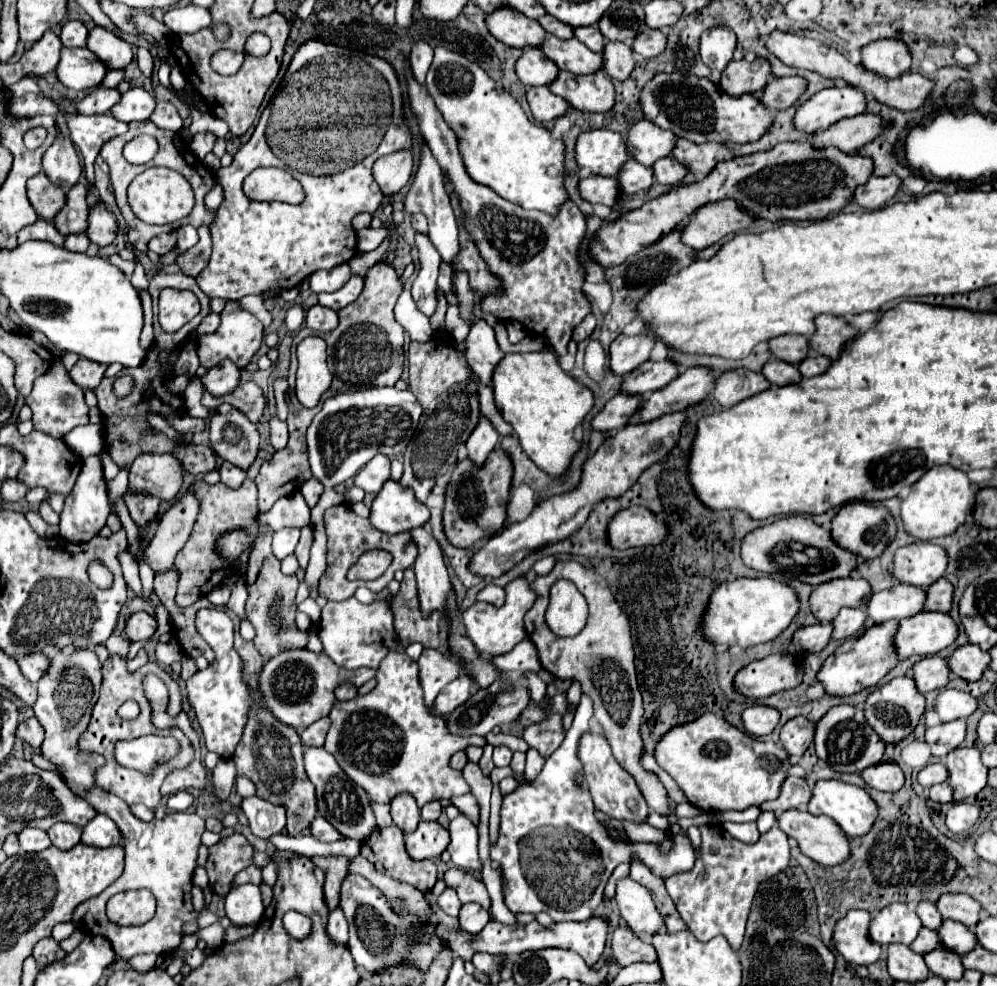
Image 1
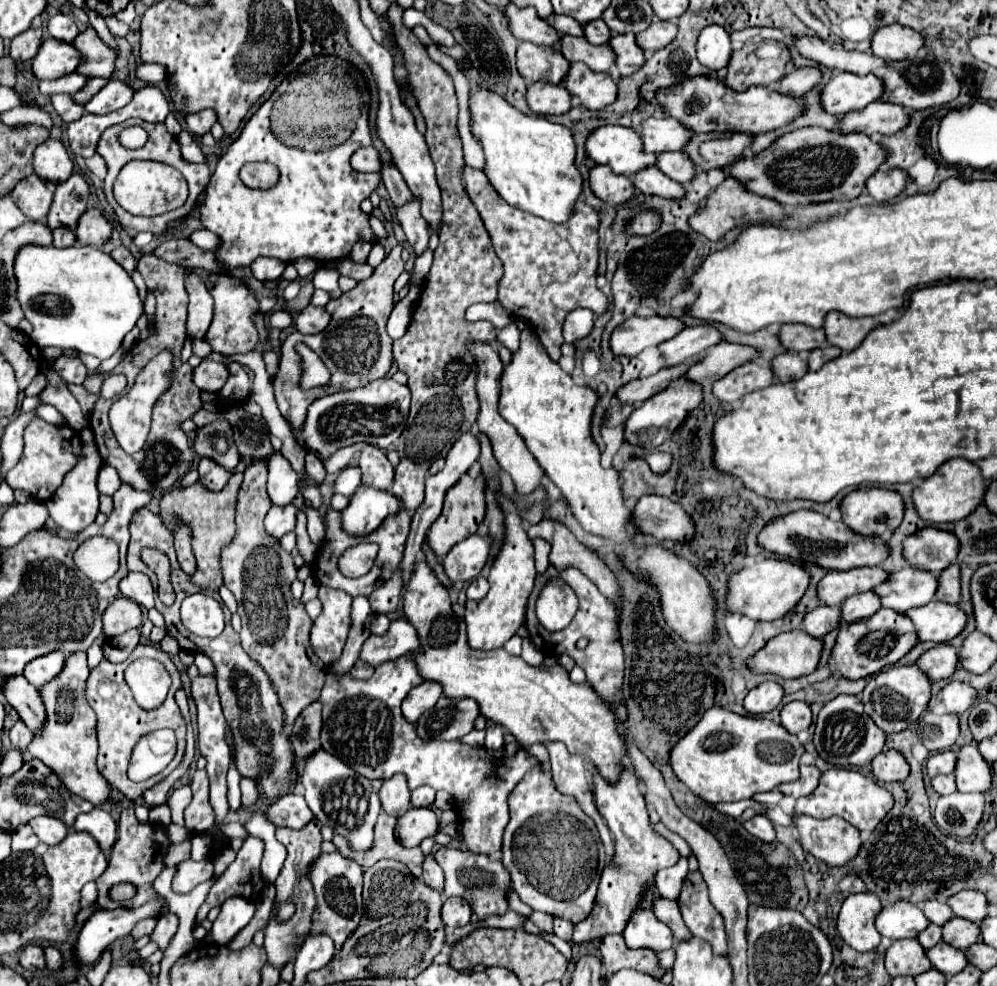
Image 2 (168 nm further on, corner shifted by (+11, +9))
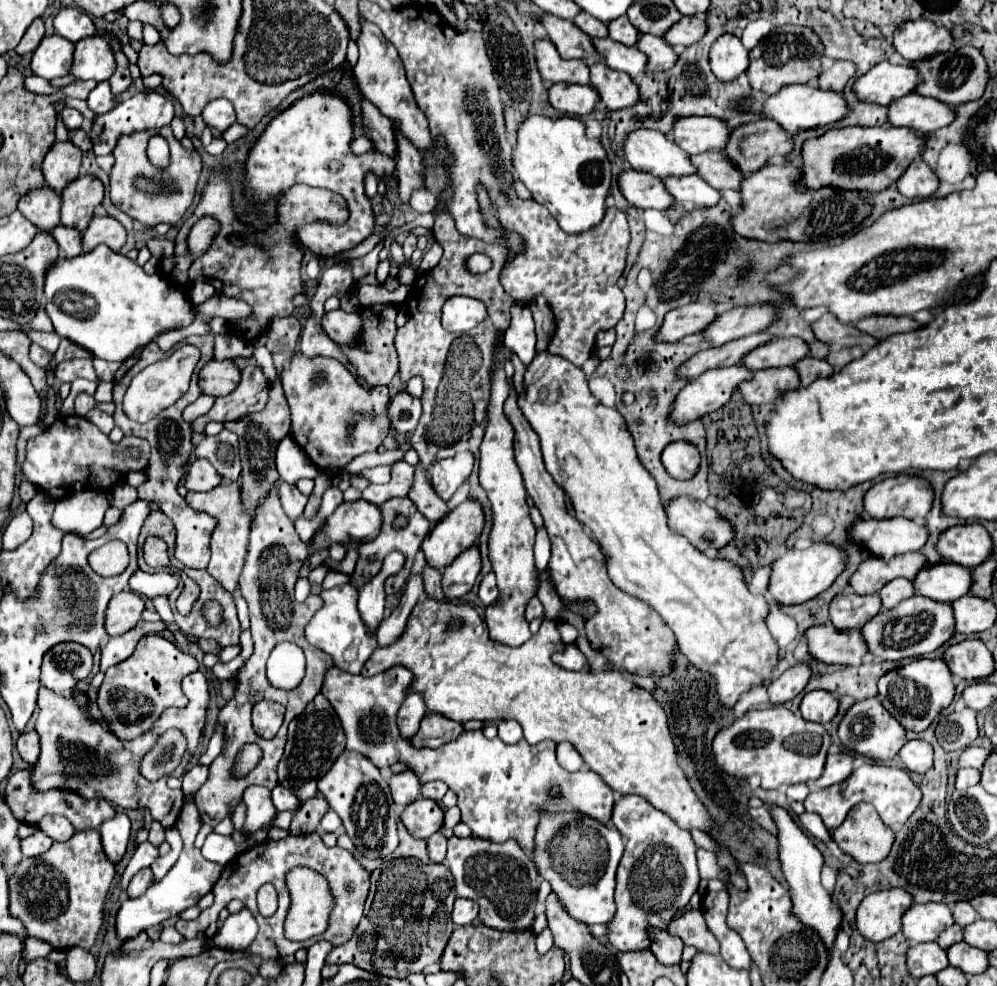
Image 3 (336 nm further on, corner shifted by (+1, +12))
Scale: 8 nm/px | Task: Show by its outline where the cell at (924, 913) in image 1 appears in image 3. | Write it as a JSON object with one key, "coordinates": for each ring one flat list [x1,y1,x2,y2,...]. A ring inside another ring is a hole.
{"coordinates":[[961,902,959,906,955,906,953,916,955,916,955,922,959,926,967,926,967,924,971,924,971,922,975,922,979,918,979,914,973,910,973,906,969,902]]}

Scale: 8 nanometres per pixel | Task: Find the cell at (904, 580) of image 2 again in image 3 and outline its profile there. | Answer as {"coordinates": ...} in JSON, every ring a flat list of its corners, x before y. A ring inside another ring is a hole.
{"coordinates":[[939,562,923,568,913,580,915,594,939,602,953,602,971,590,971,570,955,562]]}

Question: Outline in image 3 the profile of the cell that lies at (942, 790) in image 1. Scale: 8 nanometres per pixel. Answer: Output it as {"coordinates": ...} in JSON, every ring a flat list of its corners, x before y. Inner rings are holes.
{"coordinates":[[961,768,961,770,957,772,955,788,957,788,957,790,965,790,965,788,969,788,969,786,975,786,975,784,979,784,979,776,981,776,981,770]]}

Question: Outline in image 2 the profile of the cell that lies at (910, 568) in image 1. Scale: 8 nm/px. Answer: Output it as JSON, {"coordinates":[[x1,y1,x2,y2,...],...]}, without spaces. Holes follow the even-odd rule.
{"coordinates":[[923,527,905,537,903,557,913,569,933,571,939,575,939,571,949,567,957,557,957,537,935,527]]}

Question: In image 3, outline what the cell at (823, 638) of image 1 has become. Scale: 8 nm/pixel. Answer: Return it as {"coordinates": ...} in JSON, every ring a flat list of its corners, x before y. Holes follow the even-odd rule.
{"coordinates":[[843,592,835,596,829,608,831,622,839,630,863,628,863,624,867,624,879,612,881,612,879,594,859,596,855,592]]}

